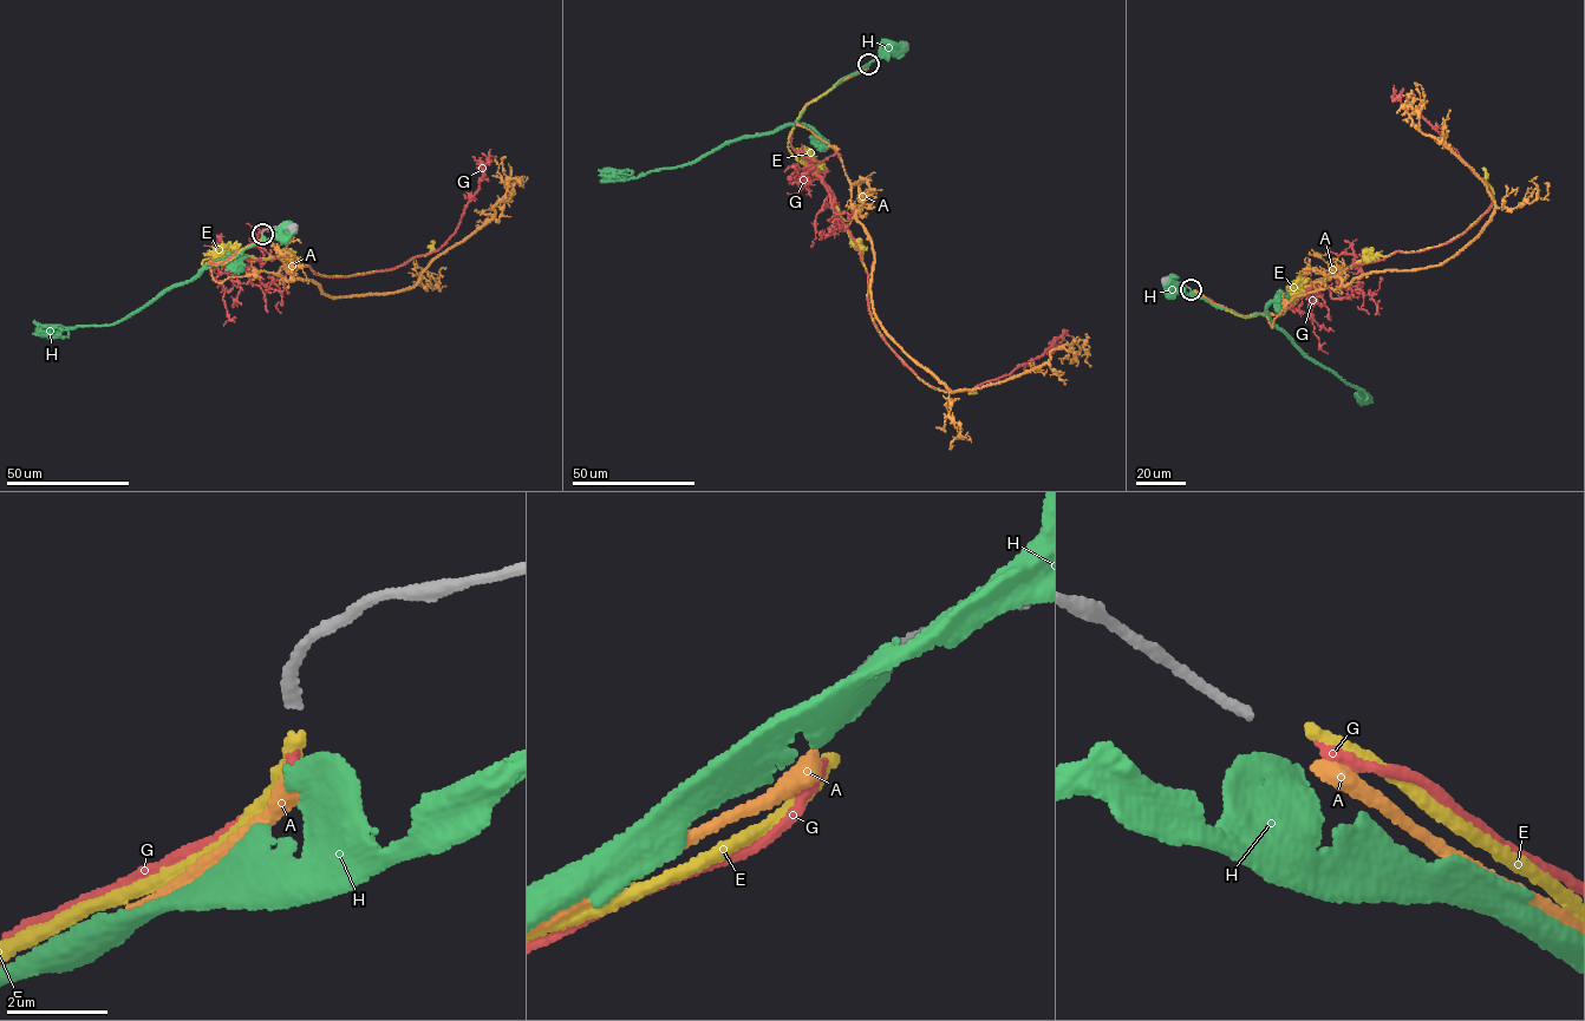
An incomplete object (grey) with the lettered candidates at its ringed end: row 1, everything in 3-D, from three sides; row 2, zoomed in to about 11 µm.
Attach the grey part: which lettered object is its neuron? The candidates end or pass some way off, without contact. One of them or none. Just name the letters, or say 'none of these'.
none of these

